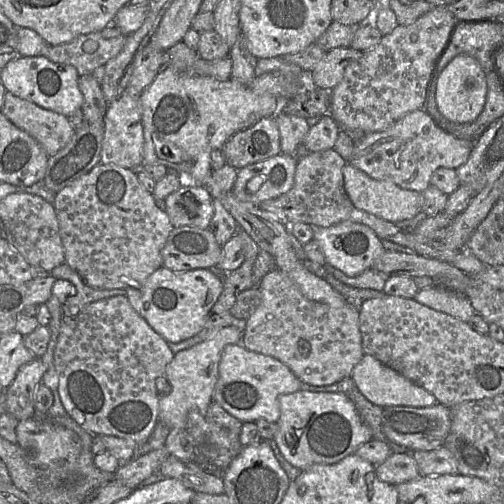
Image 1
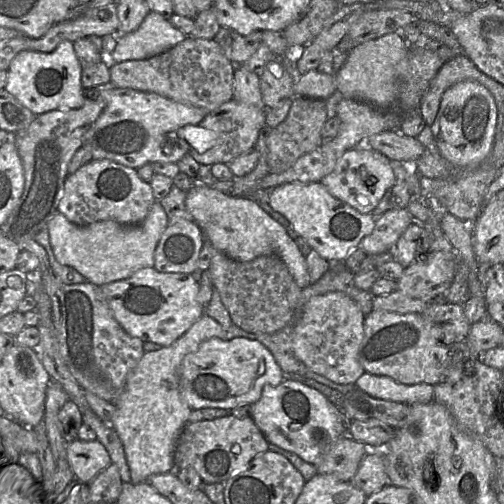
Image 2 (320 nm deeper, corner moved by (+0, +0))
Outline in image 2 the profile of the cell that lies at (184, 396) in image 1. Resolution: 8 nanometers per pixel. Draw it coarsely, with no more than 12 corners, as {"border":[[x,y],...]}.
{"border":[[203,314],[171,345],[145,352],[110,426],[133,484],[175,470],[192,409],[184,357],[222,326]]}

